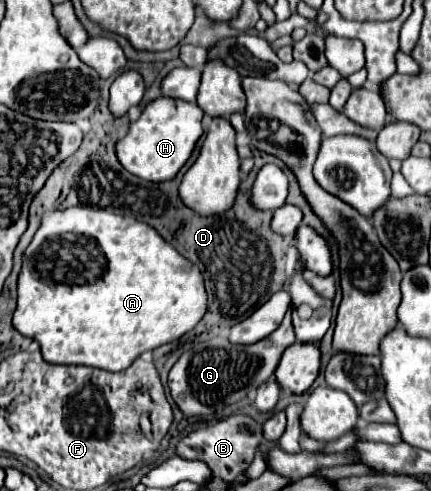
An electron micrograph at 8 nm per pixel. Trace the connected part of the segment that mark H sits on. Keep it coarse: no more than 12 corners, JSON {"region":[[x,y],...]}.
{"region":[[161,96],[115,144],[143,180],[173,180],[203,134],[201,108]]}

